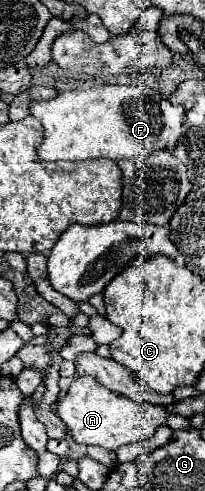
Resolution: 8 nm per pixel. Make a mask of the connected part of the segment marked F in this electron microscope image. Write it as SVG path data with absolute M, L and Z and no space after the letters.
M167 66L162 70L158 70L158 67L151 69L149 81L147 81L147 69L131 75L117 75L117 85L113 85L115 83L113 75L109 75L109 79L111 81L105 81L103 77L103 87L97 87L97 89L61 91L57 97L49 101L31 101L31 107L29 107L31 115L39 119L41 125L45 127L43 143L39 145L39 151L37 151L43 161L59 161L59 159L83 161L83 159L97 159L97 157L121 161L121 159L131 159L139 155L149 155L155 149L177 145L177 139L181 137L181 123L185 119L185 111L183 111L183 105L173 105L169 101L171 93L179 87L179 73L173 67Z

